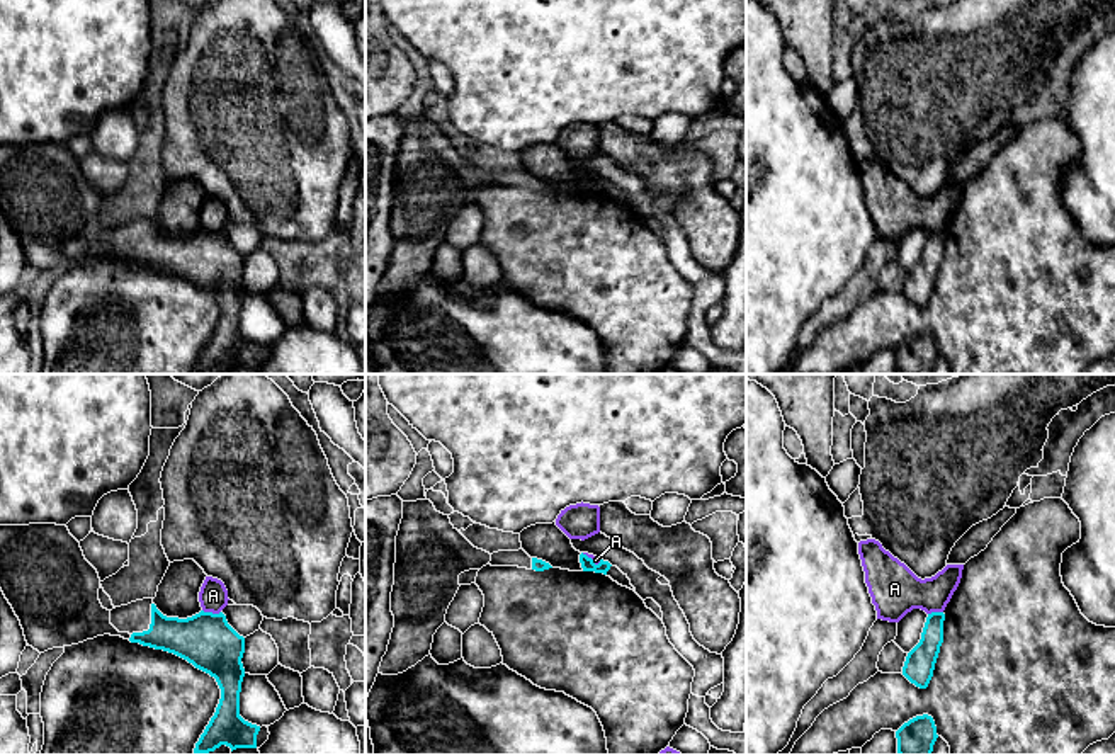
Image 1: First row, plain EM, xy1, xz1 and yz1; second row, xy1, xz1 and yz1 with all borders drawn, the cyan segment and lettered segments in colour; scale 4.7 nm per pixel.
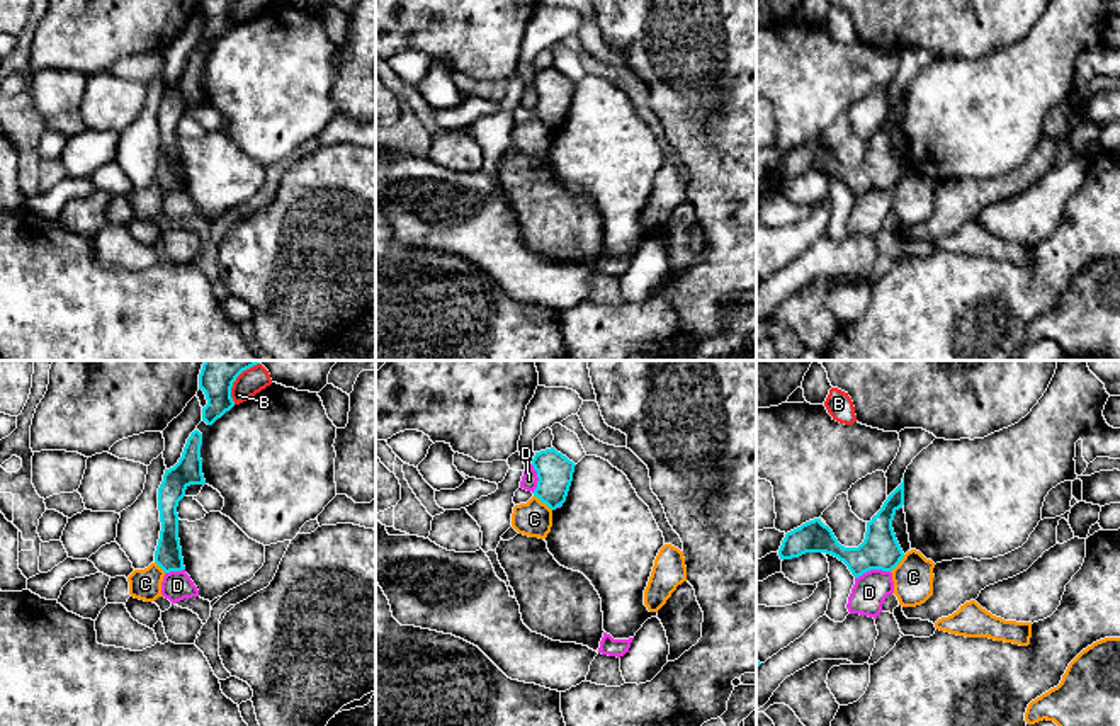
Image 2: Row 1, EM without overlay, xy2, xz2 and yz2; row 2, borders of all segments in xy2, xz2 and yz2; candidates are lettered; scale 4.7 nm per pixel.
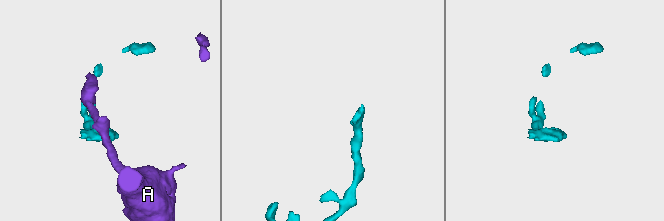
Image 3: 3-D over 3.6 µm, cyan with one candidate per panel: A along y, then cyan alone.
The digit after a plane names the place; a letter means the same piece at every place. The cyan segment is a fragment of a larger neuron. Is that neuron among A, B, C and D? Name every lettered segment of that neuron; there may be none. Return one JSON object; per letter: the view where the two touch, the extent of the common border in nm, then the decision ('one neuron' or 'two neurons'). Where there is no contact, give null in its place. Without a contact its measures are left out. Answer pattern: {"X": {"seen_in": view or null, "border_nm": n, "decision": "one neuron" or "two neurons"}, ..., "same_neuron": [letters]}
{"A": {"seen_in": "xy1", "border_nm": 90, "decision": "two neurons"}, "B": {"seen_in": "xy2", "border_nm": 240, "decision": "two neurons"}, "C": {"seen_in": "xz2", "border_nm": 120, "decision": "two neurons"}, "D": {"seen_in": "yz2", "border_nm": 170, "decision": "two neurons"}, "same_neuron": []}

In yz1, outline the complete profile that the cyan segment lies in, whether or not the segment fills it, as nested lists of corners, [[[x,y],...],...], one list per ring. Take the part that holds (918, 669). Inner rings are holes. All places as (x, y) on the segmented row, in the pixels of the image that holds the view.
[[[943,612],[926,617],[920,643],[908,653],[903,675],[920,689],[926,689],[943,643]]]

